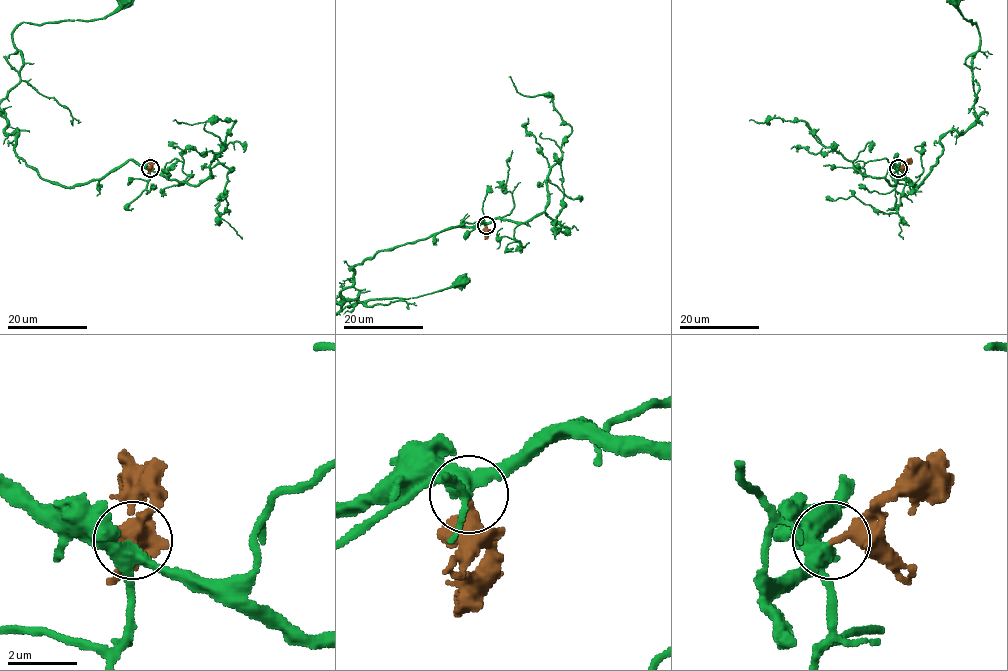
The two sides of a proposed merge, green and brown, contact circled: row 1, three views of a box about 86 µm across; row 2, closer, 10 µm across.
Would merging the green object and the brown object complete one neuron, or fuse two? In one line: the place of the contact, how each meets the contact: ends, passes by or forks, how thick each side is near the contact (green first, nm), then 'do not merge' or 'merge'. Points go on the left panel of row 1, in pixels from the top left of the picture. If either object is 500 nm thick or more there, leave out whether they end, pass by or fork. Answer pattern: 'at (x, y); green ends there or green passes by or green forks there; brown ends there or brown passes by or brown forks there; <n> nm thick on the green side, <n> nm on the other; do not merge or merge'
at (150, 168); green forks there; brown ends there; 400 nm thick on the green side, 360 nm on the other; merge

